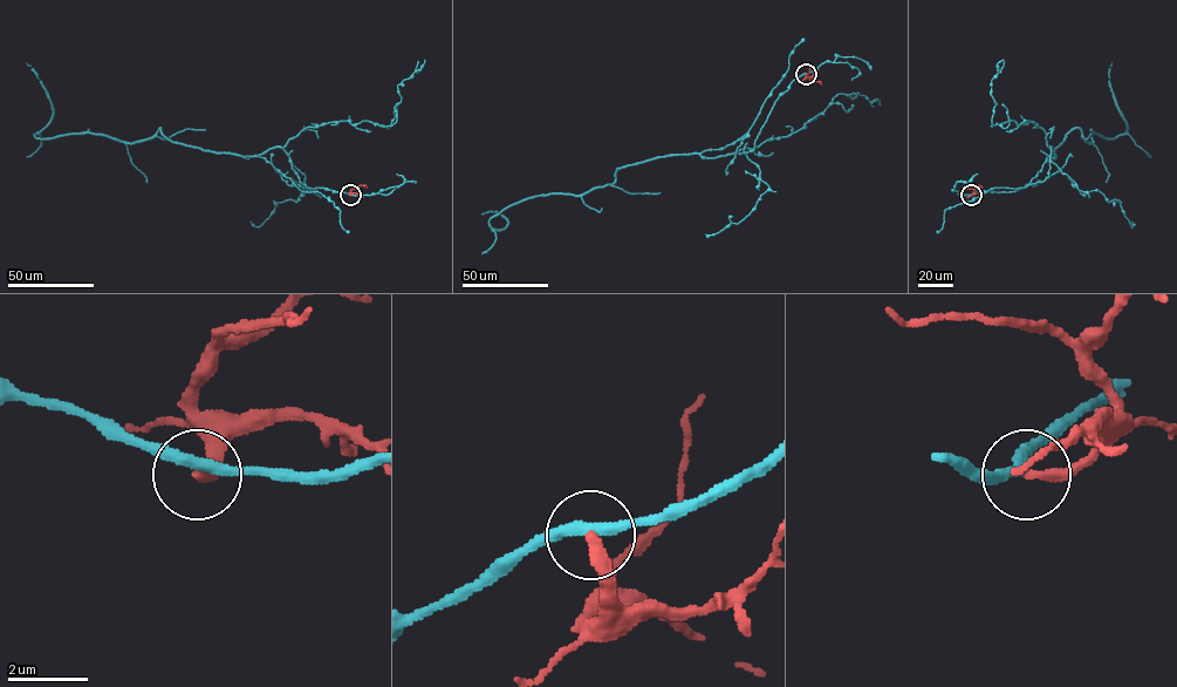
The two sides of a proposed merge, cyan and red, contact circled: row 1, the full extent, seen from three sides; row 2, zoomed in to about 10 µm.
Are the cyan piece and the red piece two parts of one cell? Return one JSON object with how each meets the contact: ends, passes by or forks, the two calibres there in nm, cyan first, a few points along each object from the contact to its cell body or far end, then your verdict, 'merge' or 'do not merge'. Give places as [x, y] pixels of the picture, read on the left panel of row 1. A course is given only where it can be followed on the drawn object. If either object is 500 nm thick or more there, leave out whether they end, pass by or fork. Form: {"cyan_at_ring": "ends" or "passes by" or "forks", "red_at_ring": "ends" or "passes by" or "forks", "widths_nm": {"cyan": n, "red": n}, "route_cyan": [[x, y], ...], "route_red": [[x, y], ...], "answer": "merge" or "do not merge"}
{"cyan_at_ring": "passes by", "red_at_ring": "ends", "widths_nm": {"cyan": 300, "red": 280}, "route_cyan": [[350, 195], [307, 188], [281, 147], [216, 154], [161, 128], [132, 143], [36, 138], [53, 107], [26, 62]], "route_red": [[350, 195], [356, 186], [367, 188]], "answer": "do not merge"}

